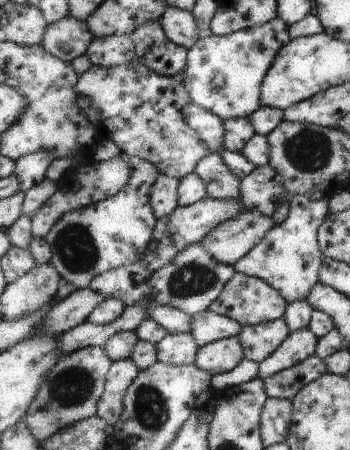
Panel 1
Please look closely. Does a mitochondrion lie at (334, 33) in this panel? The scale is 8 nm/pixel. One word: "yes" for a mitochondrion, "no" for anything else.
no

